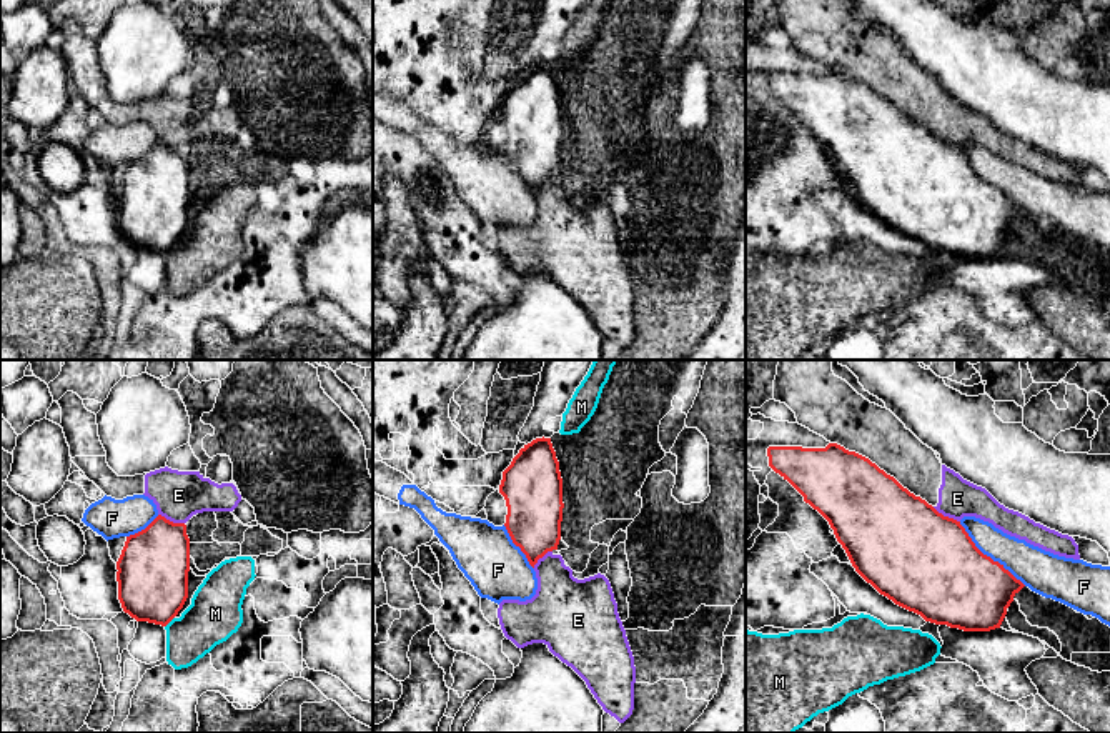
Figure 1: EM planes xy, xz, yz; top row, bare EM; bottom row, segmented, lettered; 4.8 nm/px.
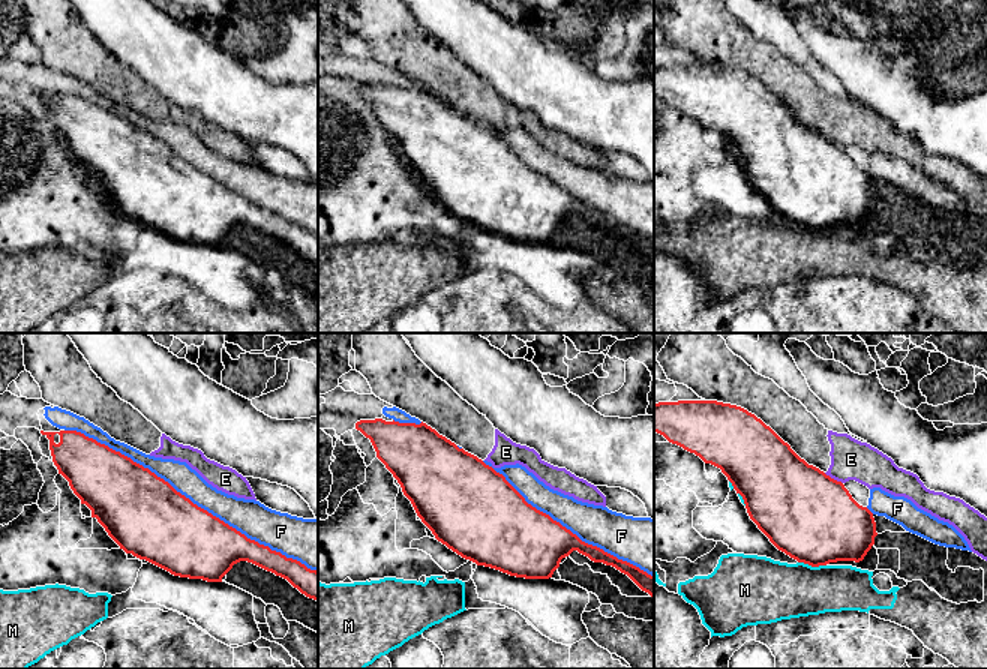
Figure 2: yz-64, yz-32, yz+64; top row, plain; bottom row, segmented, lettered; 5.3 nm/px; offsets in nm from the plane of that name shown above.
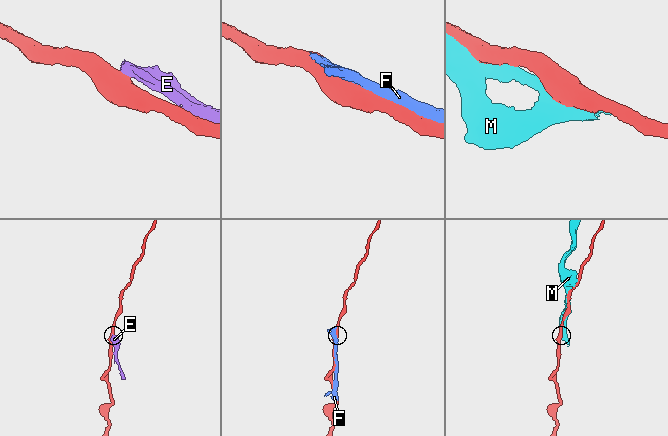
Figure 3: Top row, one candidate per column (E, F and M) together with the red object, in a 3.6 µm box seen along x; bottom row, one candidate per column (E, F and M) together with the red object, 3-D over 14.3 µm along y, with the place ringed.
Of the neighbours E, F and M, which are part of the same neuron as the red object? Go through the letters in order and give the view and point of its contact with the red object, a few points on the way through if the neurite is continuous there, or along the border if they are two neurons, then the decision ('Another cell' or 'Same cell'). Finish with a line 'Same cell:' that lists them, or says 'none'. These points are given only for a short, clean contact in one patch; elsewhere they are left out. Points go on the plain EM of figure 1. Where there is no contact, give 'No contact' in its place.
E: Touches red at yz (946, 144). Boundary: yz (932, 134), (959, 149). Another cell
F: Touches red at yz (989, 184). Another cell
M: Touches red at xy (170, 247). Another cell
Same cell: none

